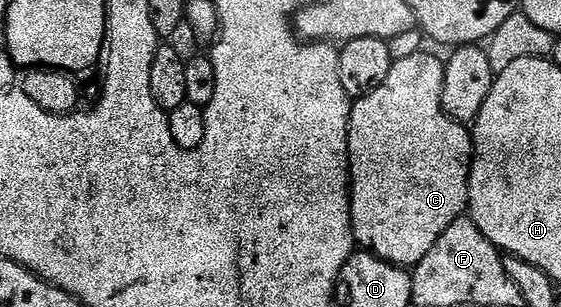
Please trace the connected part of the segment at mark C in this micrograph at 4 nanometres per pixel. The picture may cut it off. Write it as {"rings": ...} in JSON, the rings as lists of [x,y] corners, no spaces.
{"rings":[[[428,50],[411,54],[411,58],[393,61],[387,78],[371,94],[356,97],[349,109],[349,209],[351,210],[351,226],[353,227],[354,241],[364,251],[374,252],[392,264],[400,264],[402,268],[412,269],[423,258],[427,258],[427,250],[439,242],[439,234],[451,226],[451,222],[462,219],[469,207],[469,168],[473,164],[473,137],[470,129],[460,120],[451,120],[443,110],[443,74],[445,66],[442,57],[432,56]]]}

